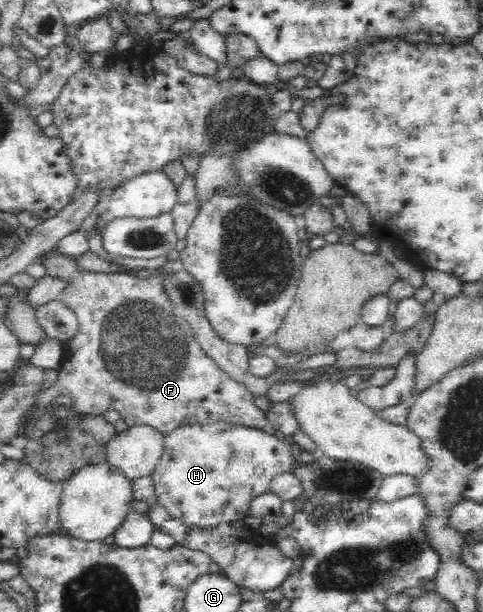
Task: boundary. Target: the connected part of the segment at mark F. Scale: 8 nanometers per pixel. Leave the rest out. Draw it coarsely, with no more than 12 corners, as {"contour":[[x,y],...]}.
{"contour":[[46,274],[78,333],[57,383],[74,414],[163,435],[269,423],[202,350],[162,275]]}

